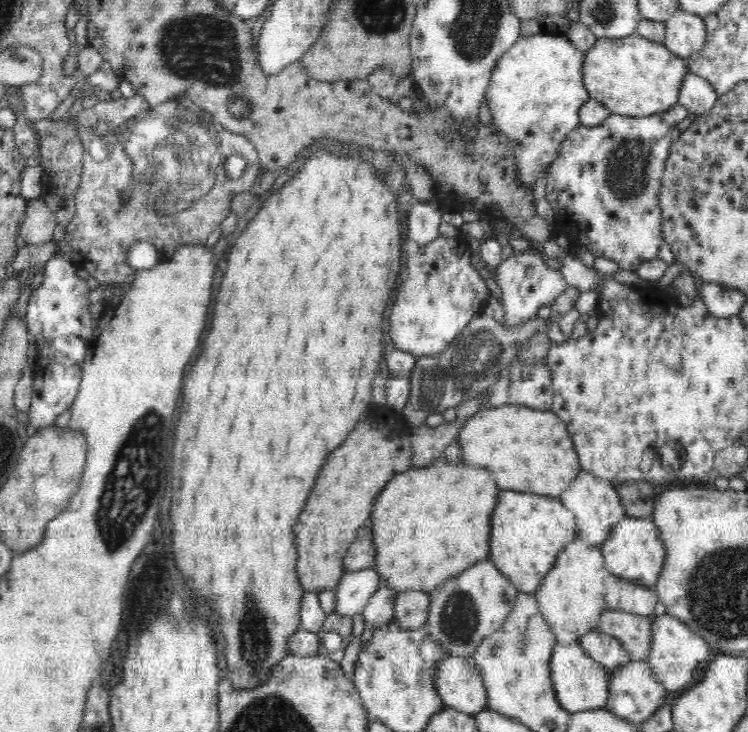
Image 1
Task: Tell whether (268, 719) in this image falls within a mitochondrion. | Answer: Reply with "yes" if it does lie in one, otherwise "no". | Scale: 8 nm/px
yes

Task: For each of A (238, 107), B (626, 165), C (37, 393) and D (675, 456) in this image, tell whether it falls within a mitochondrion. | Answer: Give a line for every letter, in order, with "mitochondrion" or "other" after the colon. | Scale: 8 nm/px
A: mitochondrion
B: mitochondrion
C: other
D: mitochondrion

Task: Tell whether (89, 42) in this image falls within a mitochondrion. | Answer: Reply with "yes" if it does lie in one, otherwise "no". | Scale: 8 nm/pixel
no

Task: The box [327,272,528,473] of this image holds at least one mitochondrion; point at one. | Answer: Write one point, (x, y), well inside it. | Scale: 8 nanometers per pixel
(476, 356)

